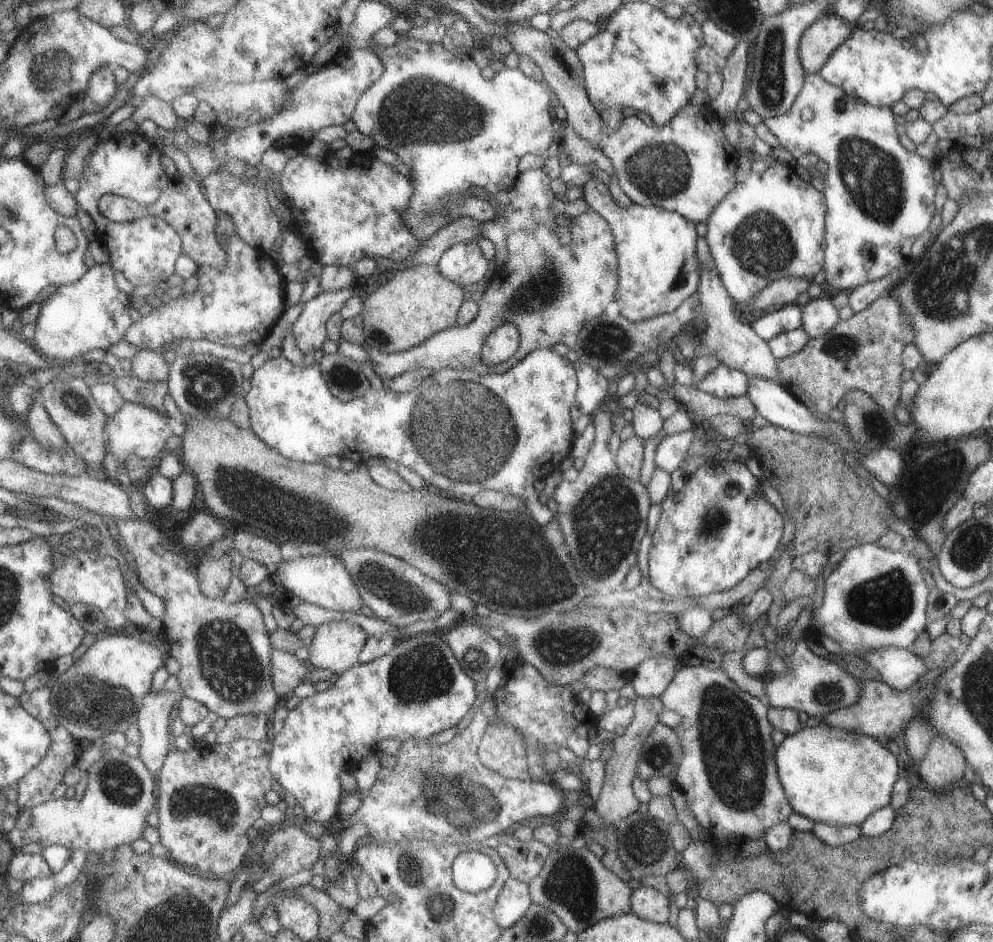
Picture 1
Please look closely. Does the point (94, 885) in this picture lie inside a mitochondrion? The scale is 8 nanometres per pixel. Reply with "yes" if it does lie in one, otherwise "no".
no

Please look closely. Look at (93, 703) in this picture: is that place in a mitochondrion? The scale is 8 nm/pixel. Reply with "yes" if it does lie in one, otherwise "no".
yes

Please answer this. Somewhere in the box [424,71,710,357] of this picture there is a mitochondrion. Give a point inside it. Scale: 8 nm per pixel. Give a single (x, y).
(661, 171)

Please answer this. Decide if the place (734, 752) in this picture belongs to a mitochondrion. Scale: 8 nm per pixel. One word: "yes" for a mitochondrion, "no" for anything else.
yes

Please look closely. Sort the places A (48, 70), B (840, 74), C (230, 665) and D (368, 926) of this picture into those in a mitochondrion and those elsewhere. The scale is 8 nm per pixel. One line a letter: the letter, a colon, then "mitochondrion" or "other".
A: mitochondrion
B: other
C: mitochondrion
D: other

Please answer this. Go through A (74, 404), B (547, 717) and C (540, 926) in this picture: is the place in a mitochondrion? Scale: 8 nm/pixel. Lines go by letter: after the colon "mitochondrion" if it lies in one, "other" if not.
A: mitochondrion
B: other
C: mitochondrion

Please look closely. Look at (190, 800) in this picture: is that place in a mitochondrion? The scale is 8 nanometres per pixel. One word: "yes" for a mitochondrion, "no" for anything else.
yes

